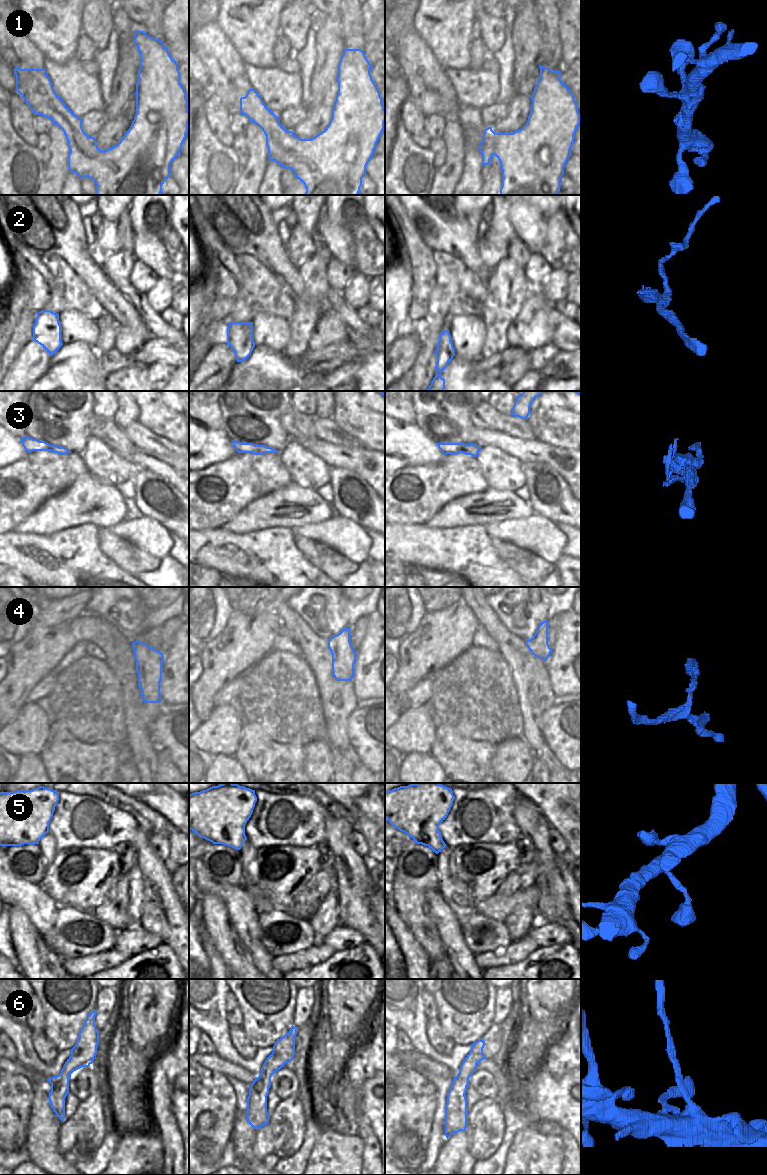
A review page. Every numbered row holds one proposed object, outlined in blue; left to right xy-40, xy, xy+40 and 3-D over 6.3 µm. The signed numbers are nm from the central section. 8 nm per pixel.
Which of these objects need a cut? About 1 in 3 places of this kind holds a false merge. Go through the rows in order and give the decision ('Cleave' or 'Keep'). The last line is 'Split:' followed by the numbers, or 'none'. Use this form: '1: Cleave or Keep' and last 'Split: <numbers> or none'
1: Keep
2: Keep
3: Keep
4: Cleave
5: Keep
6: Cleave
Split: 4, 6

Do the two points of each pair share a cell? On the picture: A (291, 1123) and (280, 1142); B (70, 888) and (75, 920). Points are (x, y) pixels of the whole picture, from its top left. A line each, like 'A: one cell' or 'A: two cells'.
A: one cell
B: two cells

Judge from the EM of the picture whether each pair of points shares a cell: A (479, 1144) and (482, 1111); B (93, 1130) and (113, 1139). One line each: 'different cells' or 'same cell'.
A: same cell
B: different cells

